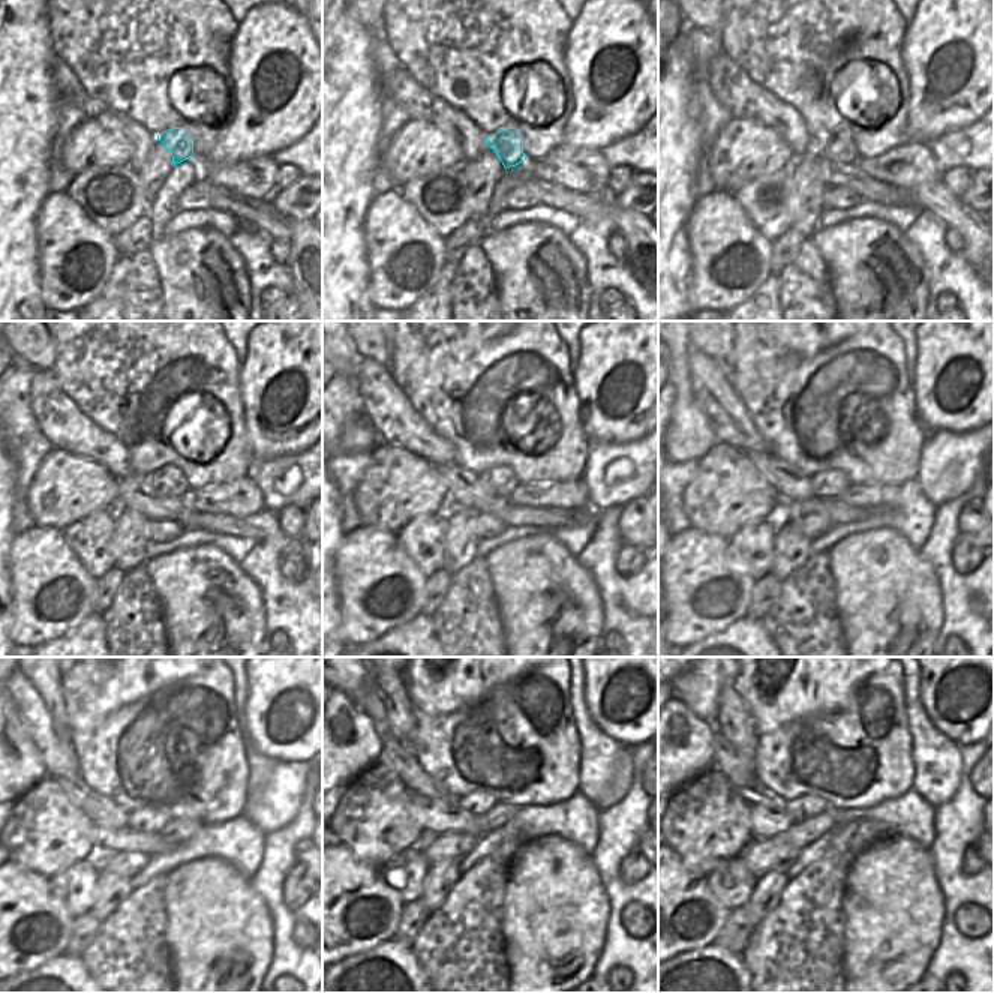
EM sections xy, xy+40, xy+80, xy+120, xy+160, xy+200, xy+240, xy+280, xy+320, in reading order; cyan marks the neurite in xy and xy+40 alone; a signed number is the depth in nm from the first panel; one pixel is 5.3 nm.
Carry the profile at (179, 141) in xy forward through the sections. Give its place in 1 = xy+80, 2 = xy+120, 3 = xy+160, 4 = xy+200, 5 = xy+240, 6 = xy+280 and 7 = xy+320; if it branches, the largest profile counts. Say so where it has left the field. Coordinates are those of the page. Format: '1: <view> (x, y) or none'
1: xy+80 (840, 147)
2: xy+120 (168, 480)
3: xy+160 (498, 482)
4: xy+200 (828, 485)
5: xy+240 (152, 821)
6: xy+280 (476, 804)
7: xy+320 (804, 807)

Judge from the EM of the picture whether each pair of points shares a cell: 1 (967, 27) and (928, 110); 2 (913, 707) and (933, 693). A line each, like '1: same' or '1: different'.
1: same
2: different

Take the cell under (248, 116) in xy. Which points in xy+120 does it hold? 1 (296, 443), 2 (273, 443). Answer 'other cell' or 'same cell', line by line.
1: same cell
2: same cell

